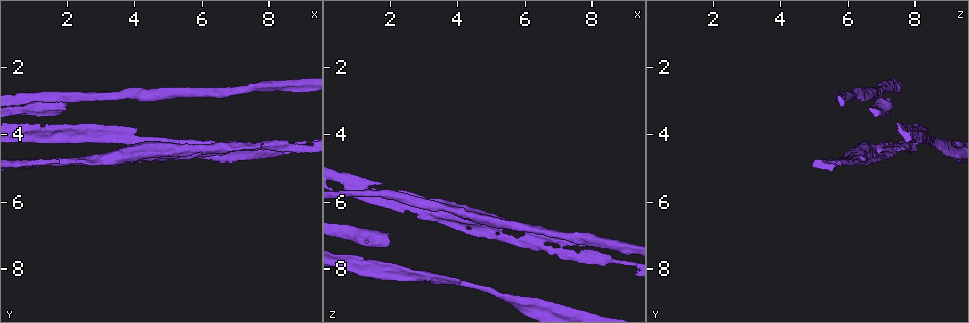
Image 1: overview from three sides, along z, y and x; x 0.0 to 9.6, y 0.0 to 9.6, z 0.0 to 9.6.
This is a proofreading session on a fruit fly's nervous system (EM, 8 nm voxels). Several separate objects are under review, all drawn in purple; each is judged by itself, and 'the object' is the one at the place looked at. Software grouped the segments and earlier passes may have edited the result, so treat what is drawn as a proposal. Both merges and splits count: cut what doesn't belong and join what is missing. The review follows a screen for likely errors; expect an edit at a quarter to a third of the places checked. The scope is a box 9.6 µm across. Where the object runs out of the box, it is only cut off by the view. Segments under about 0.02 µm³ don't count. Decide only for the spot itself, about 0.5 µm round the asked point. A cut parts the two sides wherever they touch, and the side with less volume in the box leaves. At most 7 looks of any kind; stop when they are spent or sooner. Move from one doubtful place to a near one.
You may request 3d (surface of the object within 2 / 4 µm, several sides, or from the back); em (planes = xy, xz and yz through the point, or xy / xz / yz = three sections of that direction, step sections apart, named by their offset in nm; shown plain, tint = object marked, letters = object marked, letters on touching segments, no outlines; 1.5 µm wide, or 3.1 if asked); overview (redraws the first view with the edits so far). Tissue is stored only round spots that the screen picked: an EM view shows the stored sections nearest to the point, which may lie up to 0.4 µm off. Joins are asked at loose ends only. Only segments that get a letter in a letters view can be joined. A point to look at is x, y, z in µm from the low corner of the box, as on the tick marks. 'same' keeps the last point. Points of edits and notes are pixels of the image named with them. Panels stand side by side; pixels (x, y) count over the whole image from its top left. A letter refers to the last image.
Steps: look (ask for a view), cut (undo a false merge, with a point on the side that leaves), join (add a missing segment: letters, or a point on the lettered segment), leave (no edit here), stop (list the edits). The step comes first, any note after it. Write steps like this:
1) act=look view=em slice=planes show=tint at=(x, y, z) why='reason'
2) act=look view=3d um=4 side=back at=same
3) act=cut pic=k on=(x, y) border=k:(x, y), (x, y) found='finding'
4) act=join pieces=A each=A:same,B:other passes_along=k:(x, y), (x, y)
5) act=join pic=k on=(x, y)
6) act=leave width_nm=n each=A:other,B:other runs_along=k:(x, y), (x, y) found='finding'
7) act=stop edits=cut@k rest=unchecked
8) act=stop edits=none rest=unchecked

act=look view=em slice=xy step=8 show=tint at=(7.75, 4.30, 7.25) why='touches itself'

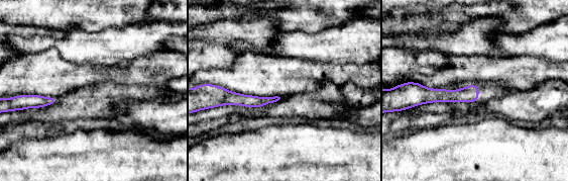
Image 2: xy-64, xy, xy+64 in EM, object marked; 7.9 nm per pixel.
act=look view=em slice=planes show=letters at=same

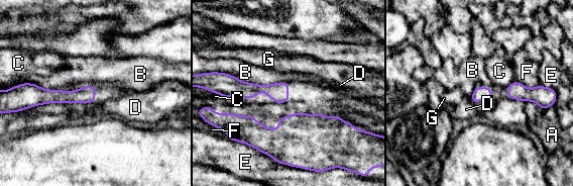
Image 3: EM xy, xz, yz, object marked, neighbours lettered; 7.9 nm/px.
act=leave width_nm=120 each=A:other,B:other,C:other,D:other,E:other,F:other,G:other border=3:(221, 72), (259, 84), (289, 82) found='continuous, no second neuron'

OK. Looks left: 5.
act=look view=3d um=4 at=(1.60, 4.80, 5.35) why='branch stops here'

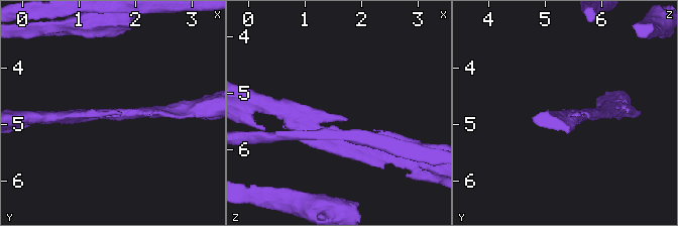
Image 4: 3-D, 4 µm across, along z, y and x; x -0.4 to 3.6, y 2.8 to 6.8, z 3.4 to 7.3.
act=look view=em slice=planes show=letters at=(1.60, 4.80, 5.45) arm_widths_nm=200,220

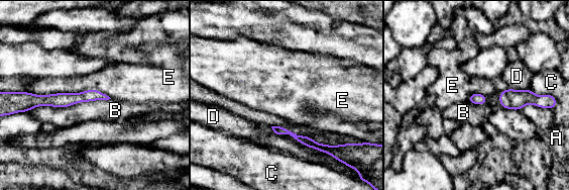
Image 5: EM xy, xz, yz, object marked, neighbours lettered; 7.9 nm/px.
act=leave width_nm=100 each=A:other,B:other,C:other,D:other,E:other found='no lettered segment goes on from it'

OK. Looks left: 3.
act=look view=3d um=2 at=(1.95, 3.20, 7.00) why='stops while still wide'

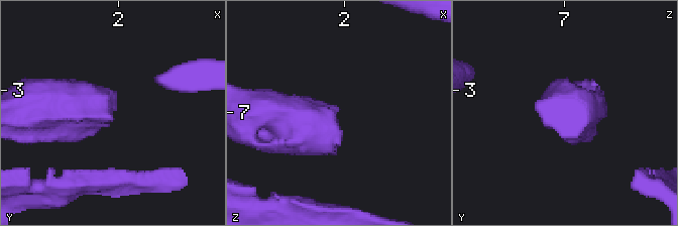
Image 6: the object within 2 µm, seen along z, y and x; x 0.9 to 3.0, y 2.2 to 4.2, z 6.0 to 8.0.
act=look view=em slice=planes show=letters at=(1.94, 3.24, 6.96)

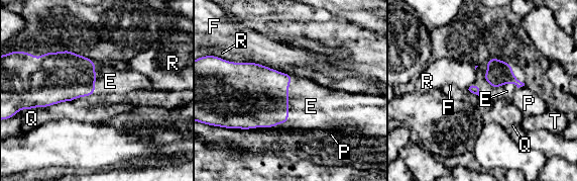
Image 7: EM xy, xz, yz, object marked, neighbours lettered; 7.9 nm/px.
act=join pieces=E each=E:same,F:other,P:other,Q:other,R:other,T:other passes_along=7:(498, 72), (492, 87), (506, 91) found='the neuron continues'

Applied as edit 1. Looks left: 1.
act=stop edits=join@7 rest=unchecked

